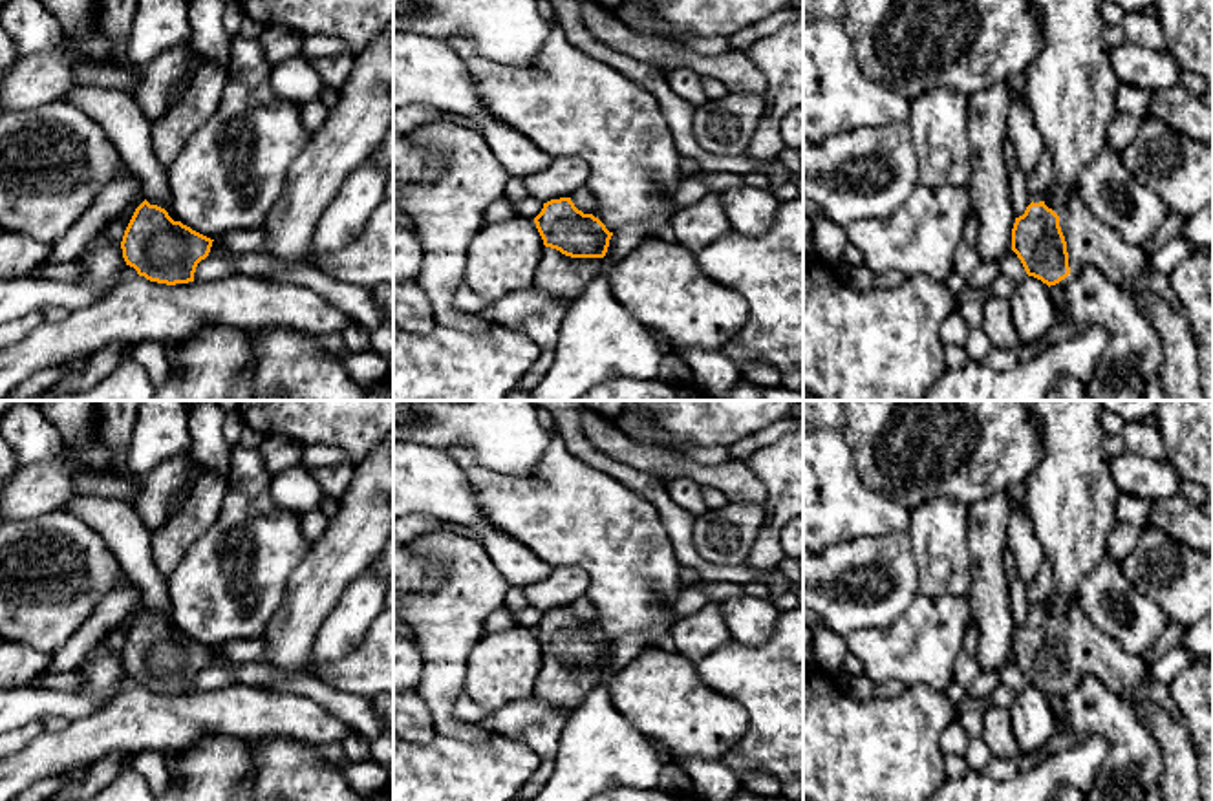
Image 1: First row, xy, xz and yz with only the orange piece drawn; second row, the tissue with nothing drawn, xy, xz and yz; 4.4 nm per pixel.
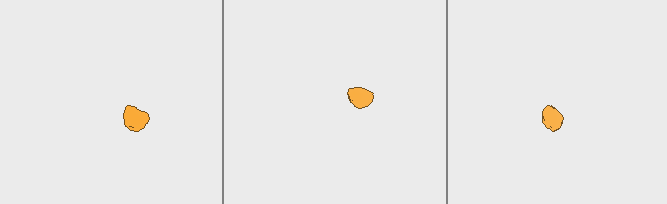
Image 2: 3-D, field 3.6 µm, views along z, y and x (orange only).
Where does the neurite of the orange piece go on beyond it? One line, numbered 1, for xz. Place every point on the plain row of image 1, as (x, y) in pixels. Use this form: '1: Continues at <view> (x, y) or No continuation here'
1: No continuation here

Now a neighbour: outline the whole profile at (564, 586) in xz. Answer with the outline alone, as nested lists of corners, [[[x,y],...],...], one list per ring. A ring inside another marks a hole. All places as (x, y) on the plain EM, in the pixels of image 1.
[[[553,567],[551,574],[523,587],[531,607],[547,613],[551,609],[569,607],[582,596],[587,596],[589,576],[580,567]]]

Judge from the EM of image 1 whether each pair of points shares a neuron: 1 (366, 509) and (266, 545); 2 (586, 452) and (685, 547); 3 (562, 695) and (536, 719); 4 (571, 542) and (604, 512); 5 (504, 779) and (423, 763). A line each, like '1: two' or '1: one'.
1: two
2: one
3: two
4: one
5: one

